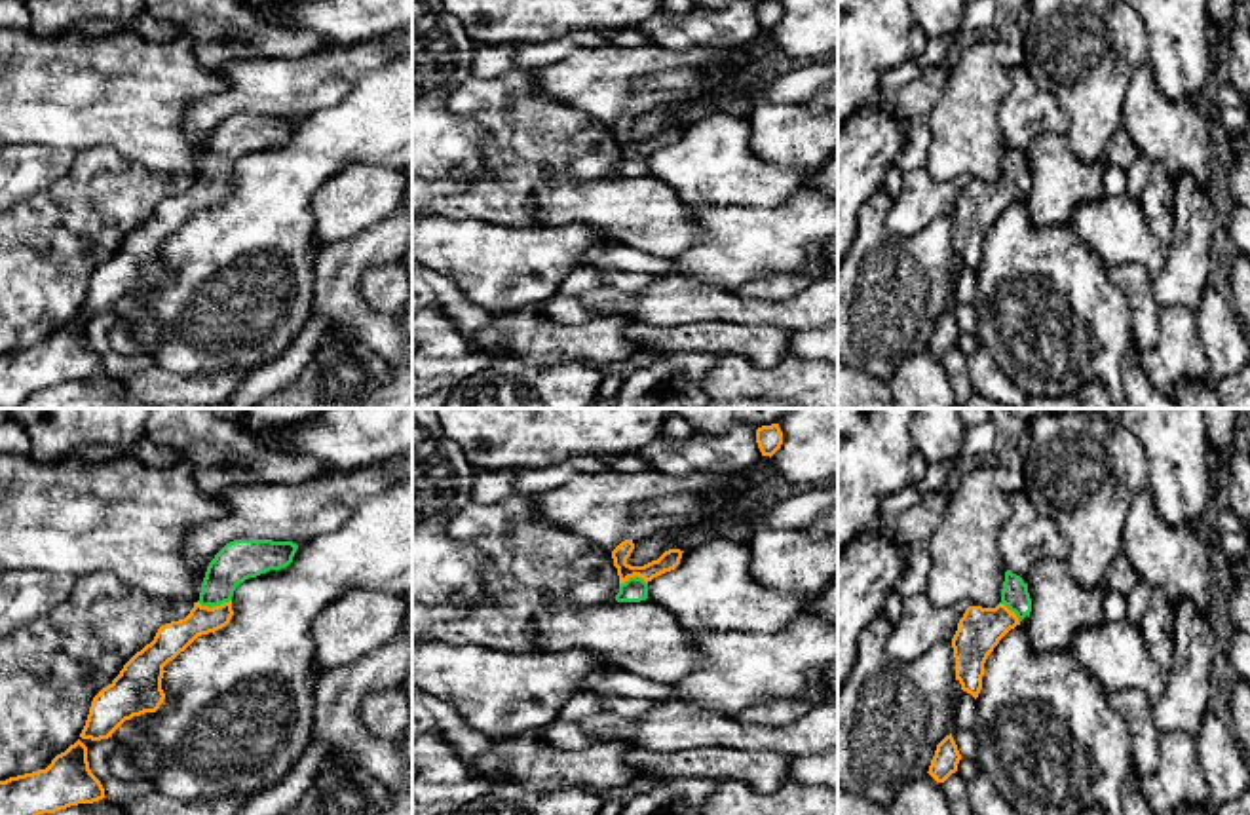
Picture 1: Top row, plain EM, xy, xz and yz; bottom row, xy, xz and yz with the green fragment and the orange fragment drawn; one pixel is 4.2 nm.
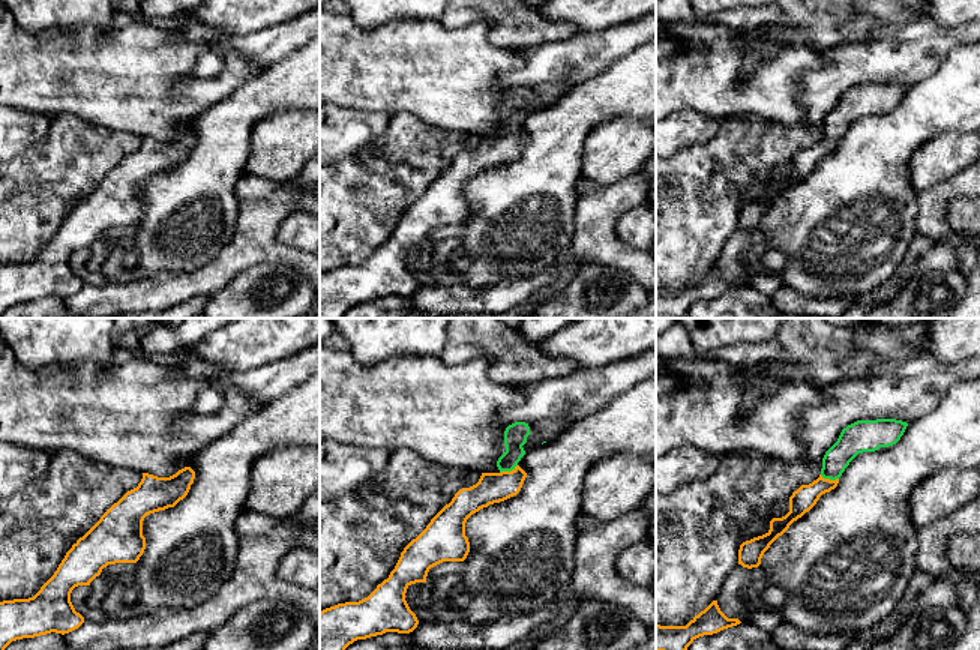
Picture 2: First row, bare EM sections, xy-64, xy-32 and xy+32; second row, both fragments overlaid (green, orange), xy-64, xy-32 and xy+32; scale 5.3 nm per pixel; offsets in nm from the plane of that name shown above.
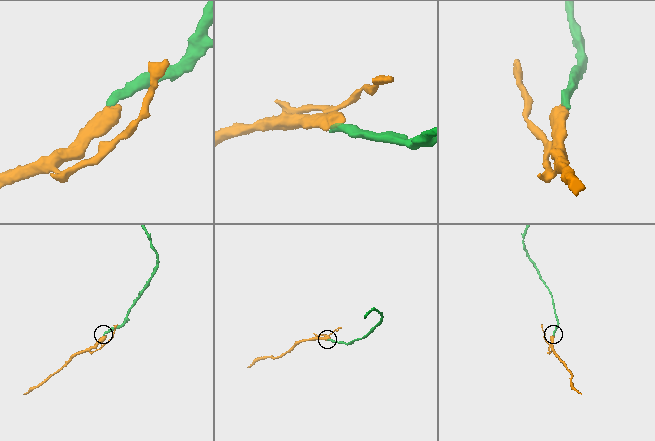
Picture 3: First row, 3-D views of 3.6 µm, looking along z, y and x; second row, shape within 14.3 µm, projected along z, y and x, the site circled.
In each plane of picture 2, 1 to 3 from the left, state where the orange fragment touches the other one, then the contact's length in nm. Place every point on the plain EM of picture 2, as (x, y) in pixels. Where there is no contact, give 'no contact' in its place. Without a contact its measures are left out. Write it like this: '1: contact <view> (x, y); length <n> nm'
1: no contact
2: contact xy-32 (508, 134); length 110 nm
3: contact xy+32 (829, 141); length 110 nm

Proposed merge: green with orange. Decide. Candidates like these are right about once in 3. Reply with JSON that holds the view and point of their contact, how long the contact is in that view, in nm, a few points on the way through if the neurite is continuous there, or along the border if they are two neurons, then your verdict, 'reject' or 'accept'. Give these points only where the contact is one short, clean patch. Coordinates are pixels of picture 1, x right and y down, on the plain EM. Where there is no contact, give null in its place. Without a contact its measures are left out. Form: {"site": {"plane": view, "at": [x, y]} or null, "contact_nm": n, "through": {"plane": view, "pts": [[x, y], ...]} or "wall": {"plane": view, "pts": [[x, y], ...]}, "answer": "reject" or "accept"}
{"site": {"plane": "xy", "at": [213, 179]}, "contact_nm": 140, "through": {"plane": "xy", "pts": [[240, 133], [221, 152], [213, 179], [189, 204], [171, 213]]}, "answer": "accept"}

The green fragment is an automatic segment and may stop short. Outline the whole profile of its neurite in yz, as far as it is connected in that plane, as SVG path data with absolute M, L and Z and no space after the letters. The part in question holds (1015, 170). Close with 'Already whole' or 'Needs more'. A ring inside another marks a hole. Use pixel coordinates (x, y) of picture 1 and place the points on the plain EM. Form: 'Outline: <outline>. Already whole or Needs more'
Outline: M1011 144L1005 146L1001 177L995 182L969 180L965 184L952 213L956 255L963 266L978 272L988 230L1030 186L1028 158Z. Needs more

